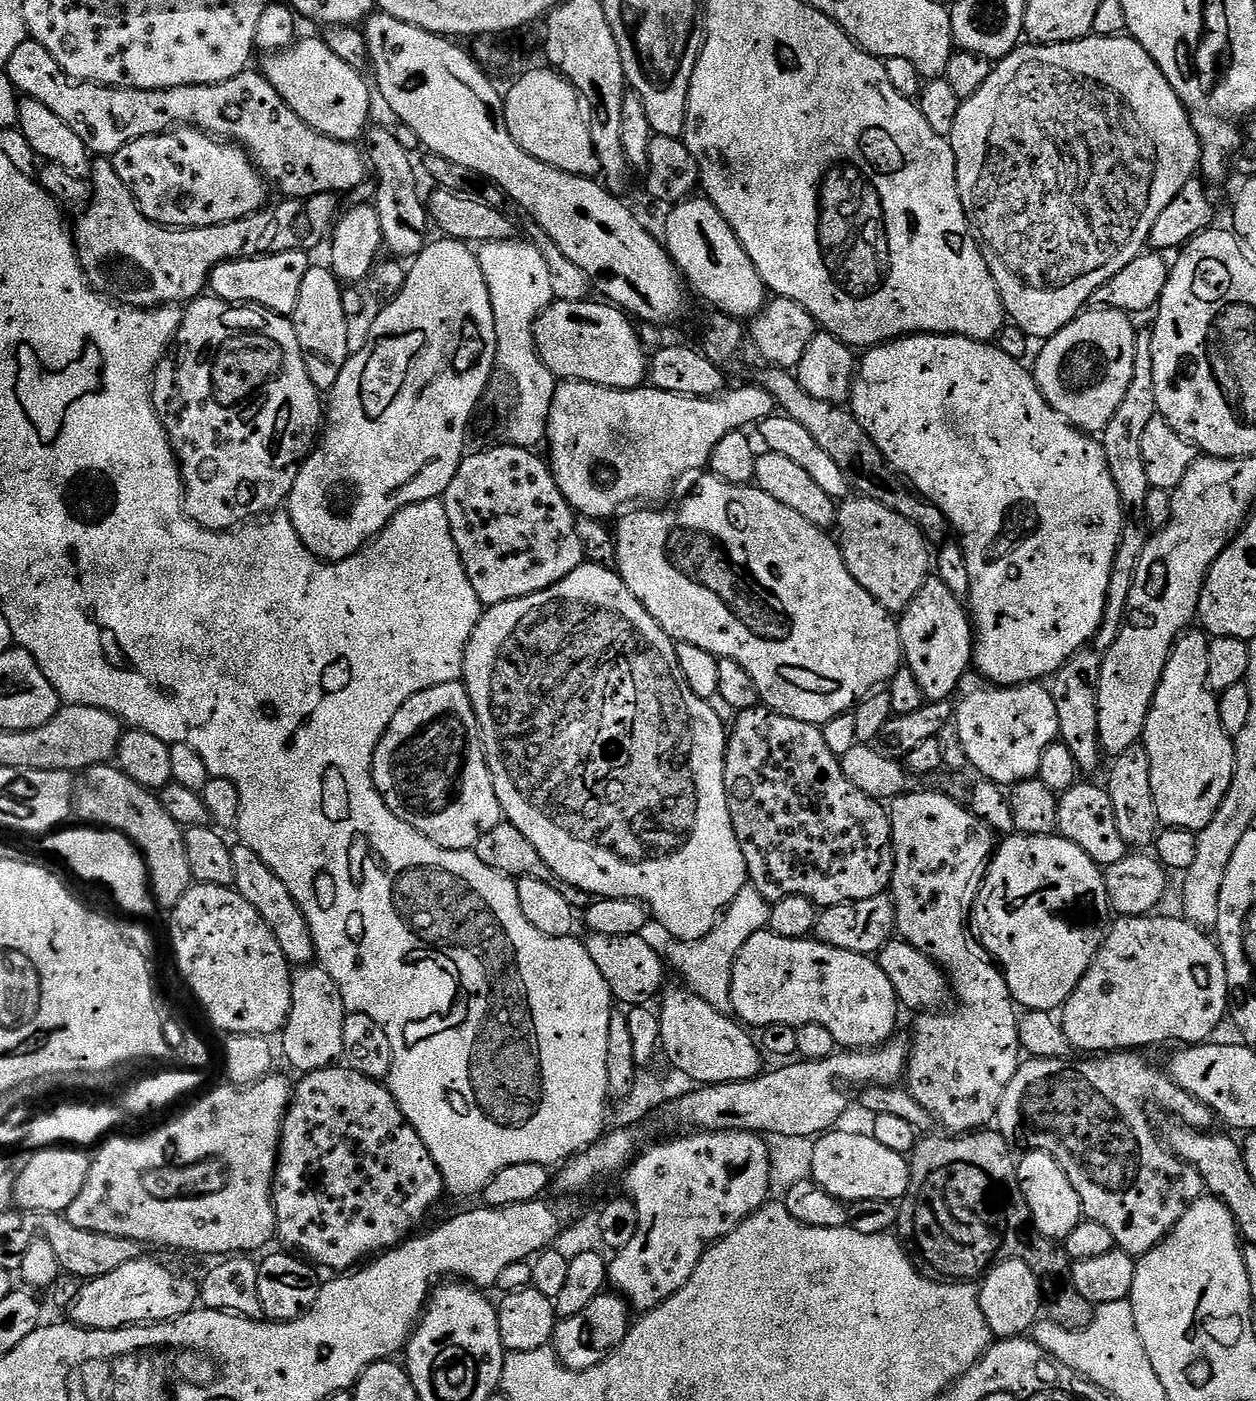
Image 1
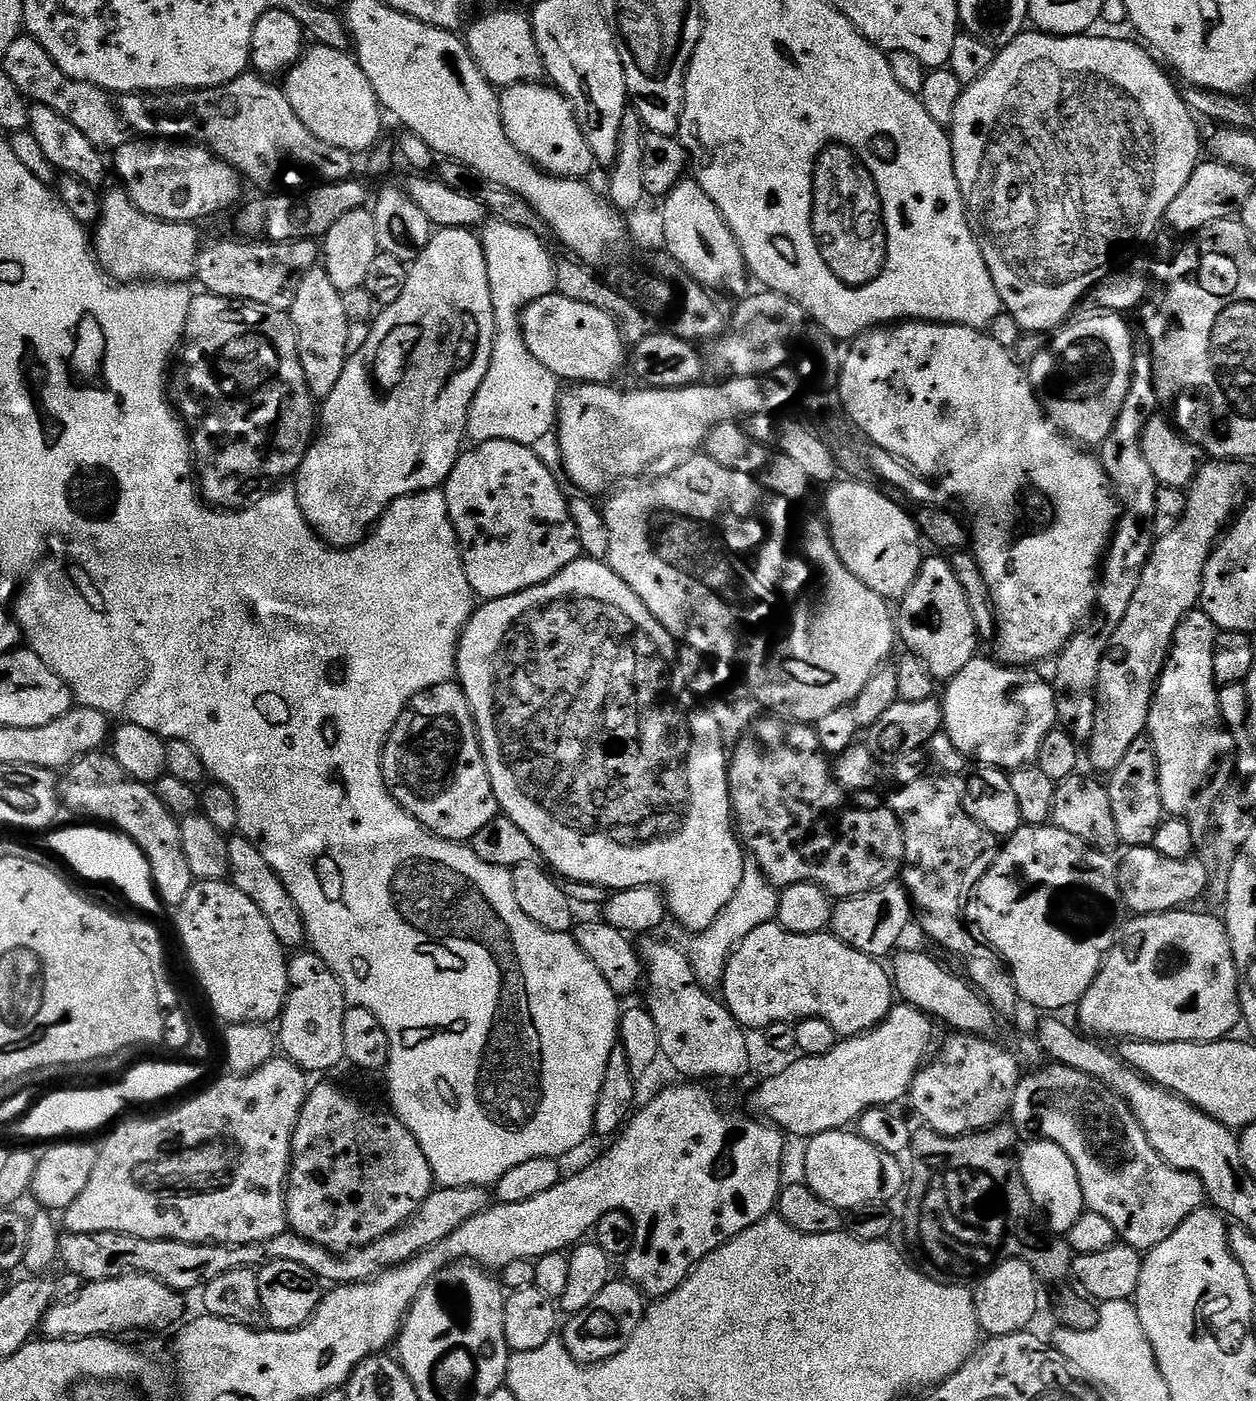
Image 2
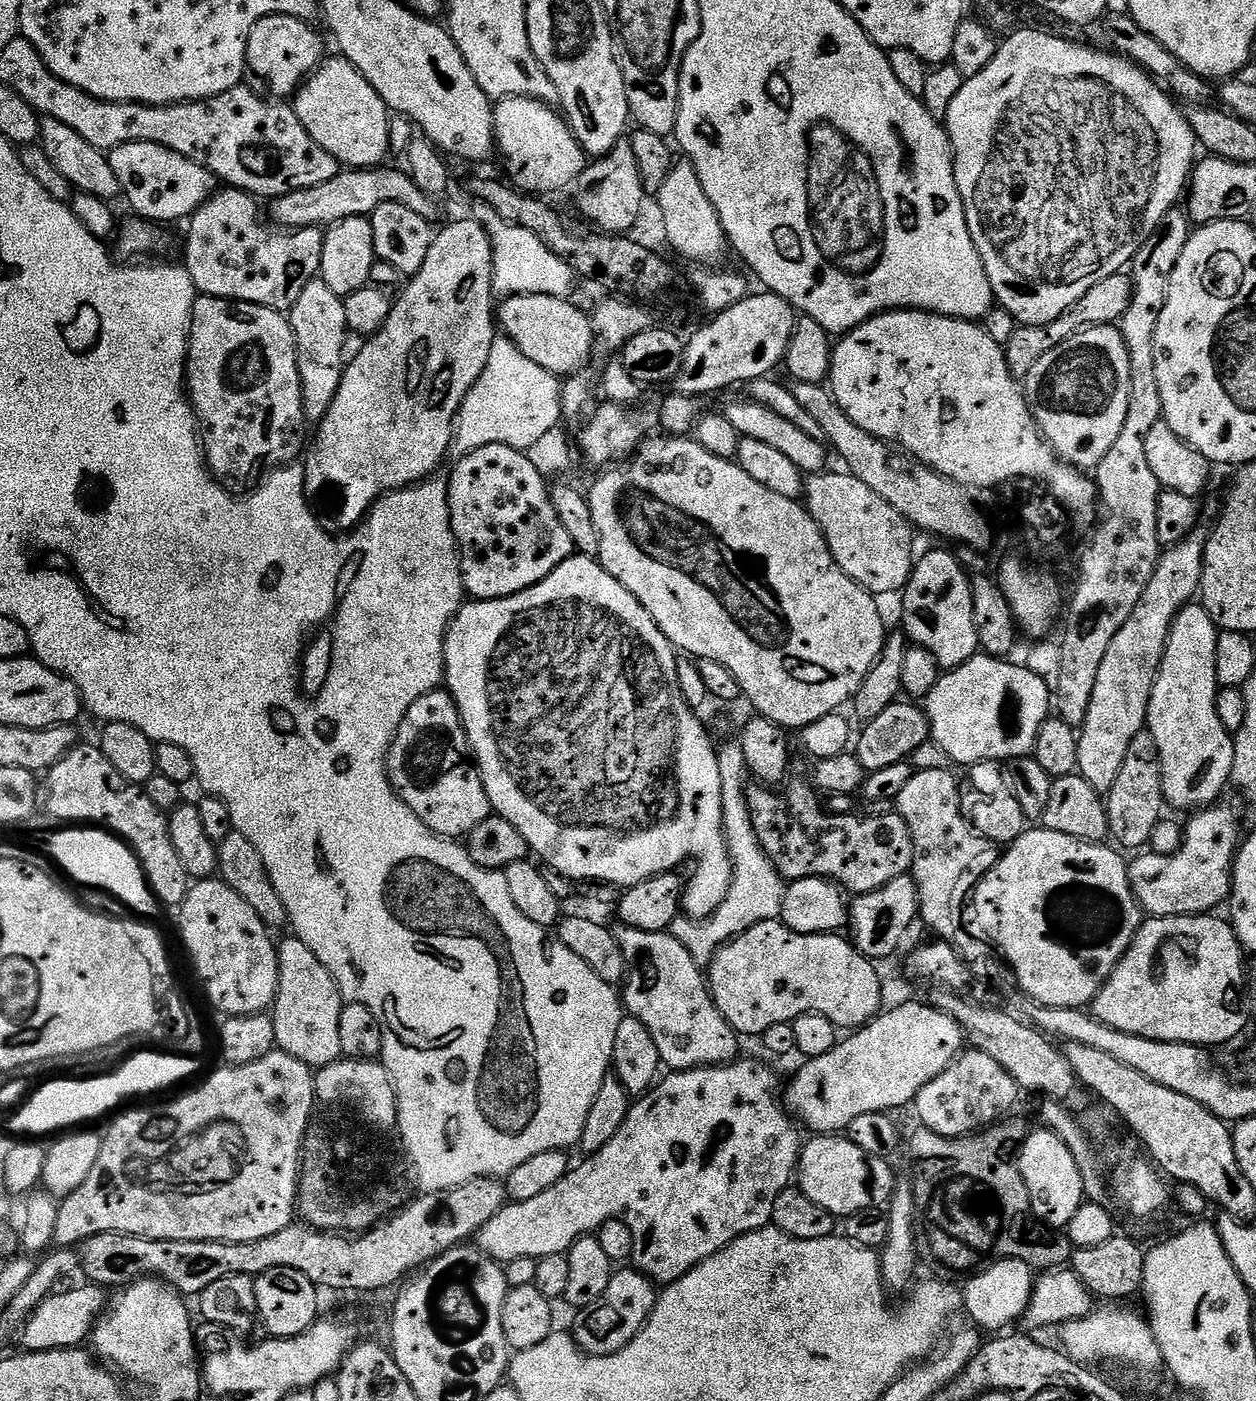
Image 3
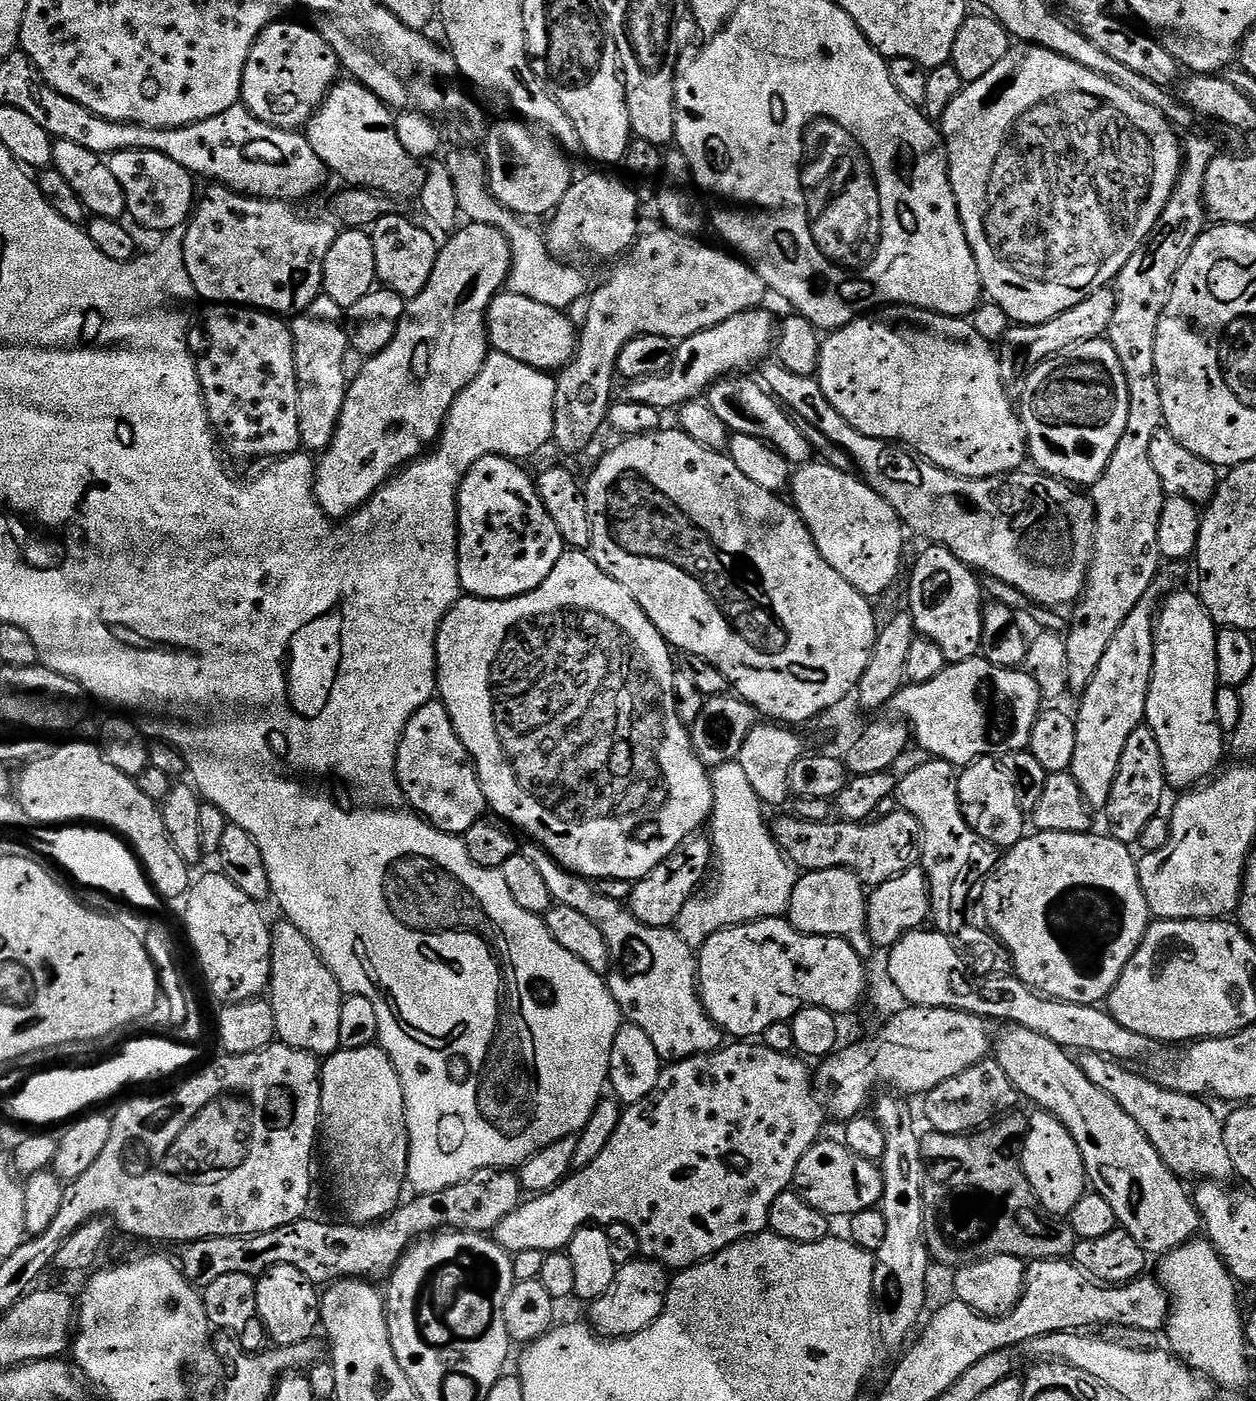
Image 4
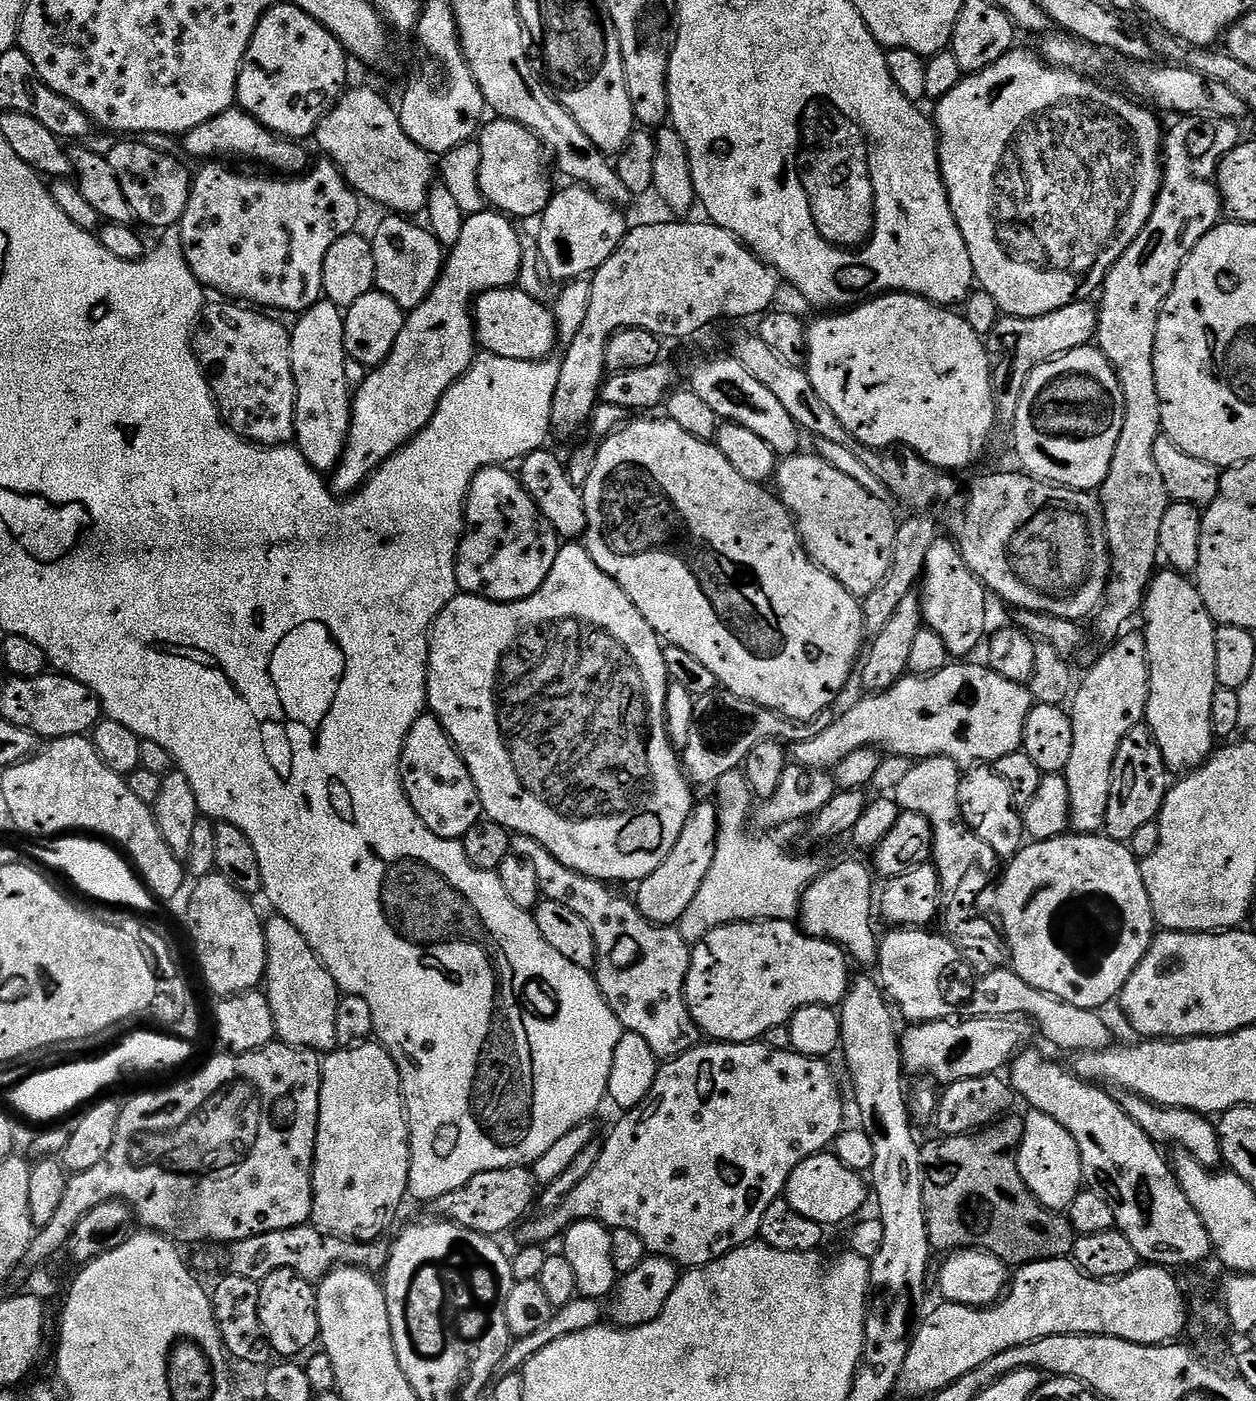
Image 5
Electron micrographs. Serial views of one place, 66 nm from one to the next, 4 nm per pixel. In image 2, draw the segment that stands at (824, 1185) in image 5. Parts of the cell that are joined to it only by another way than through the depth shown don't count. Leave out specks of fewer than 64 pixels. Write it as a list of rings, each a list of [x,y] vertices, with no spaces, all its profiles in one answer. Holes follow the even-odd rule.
[[[841,1130],[838,1132],[823,1132],[817,1136],[811,1137],[807,1141],[808,1149],[804,1152],[804,1176],[802,1176],[803,1183],[807,1184],[810,1190],[814,1190],[814,1194],[818,1194],[818,1198],[822,1198],[822,1202],[830,1202],[830,1206],[839,1208],[841,1210],[871,1210],[877,1206],[887,1205],[887,1200],[892,1200],[899,1194],[903,1188],[906,1188],[906,1172],[904,1176],[904,1168],[900,1165],[901,1161],[895,1156],[886,1154],[882,1150],[878,1150],[878,1146],[870,1146],[870,1142],[866,1142],[866,1138],[860,1136],[859,1131],[856,1130]]]

